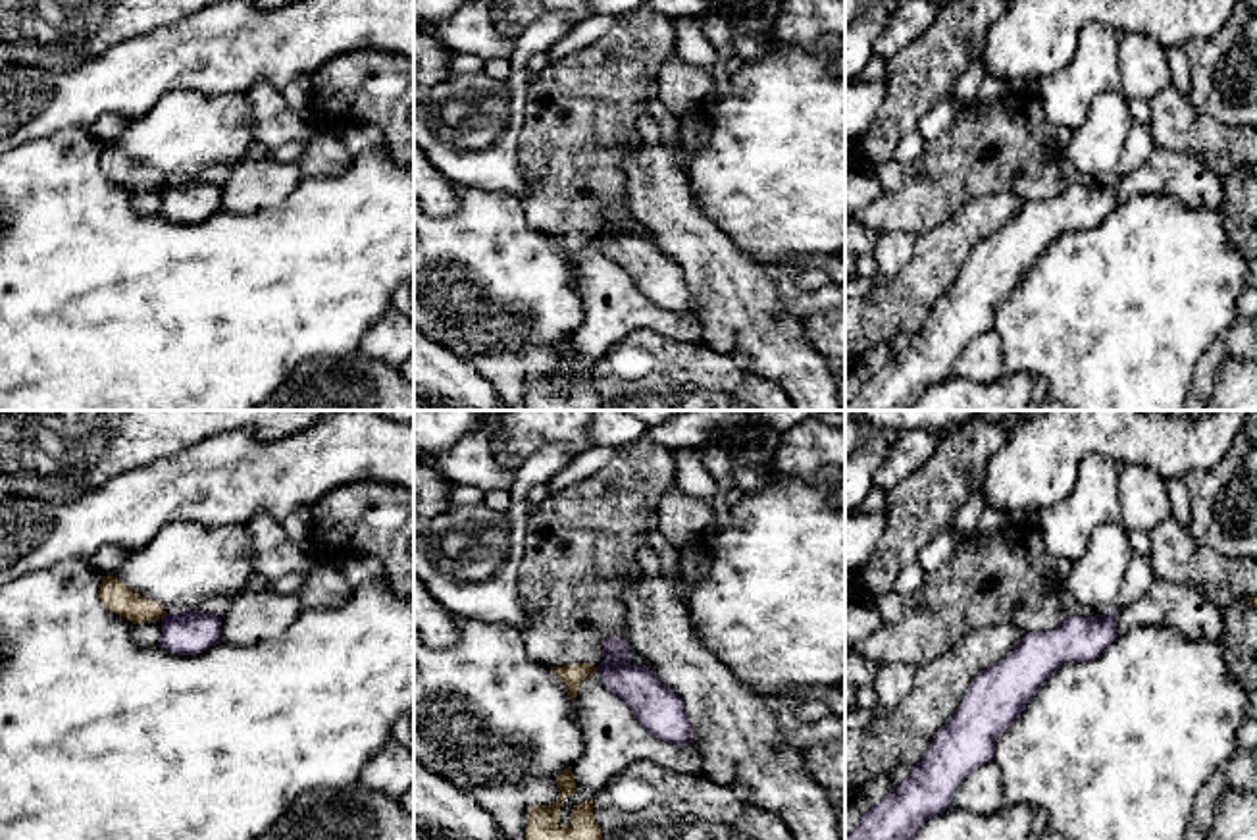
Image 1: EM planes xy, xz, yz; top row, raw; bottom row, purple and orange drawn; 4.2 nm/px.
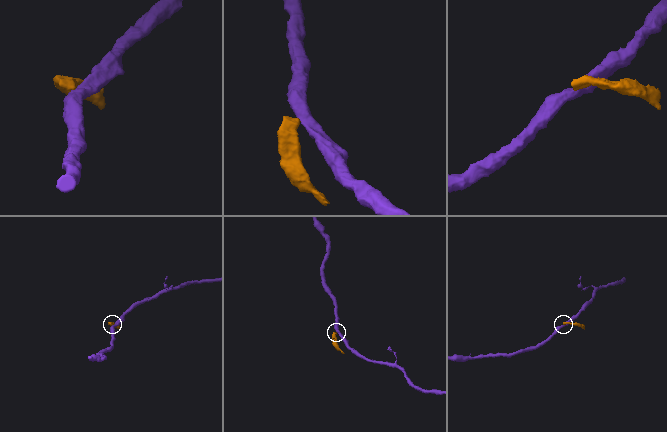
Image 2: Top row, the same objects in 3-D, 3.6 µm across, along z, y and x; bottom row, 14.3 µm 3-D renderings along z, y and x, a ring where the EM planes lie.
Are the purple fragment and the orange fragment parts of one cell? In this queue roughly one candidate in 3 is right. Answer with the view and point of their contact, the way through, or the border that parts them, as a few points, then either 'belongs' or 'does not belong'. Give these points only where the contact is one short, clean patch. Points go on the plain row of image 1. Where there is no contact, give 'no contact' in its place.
xy (164, 185) | along xy (168, 182), (162, 187) | does not belong

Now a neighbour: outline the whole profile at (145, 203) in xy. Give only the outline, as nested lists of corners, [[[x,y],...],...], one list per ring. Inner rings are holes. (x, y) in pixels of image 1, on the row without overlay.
[[[162,187],[133,193],[131,208],[141,216],[156,214],[162,204]]]

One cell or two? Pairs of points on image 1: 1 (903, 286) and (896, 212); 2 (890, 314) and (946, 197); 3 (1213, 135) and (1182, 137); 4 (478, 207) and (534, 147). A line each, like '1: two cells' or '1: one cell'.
1: two cells
2: two cells
3: one cell
4: two cells

